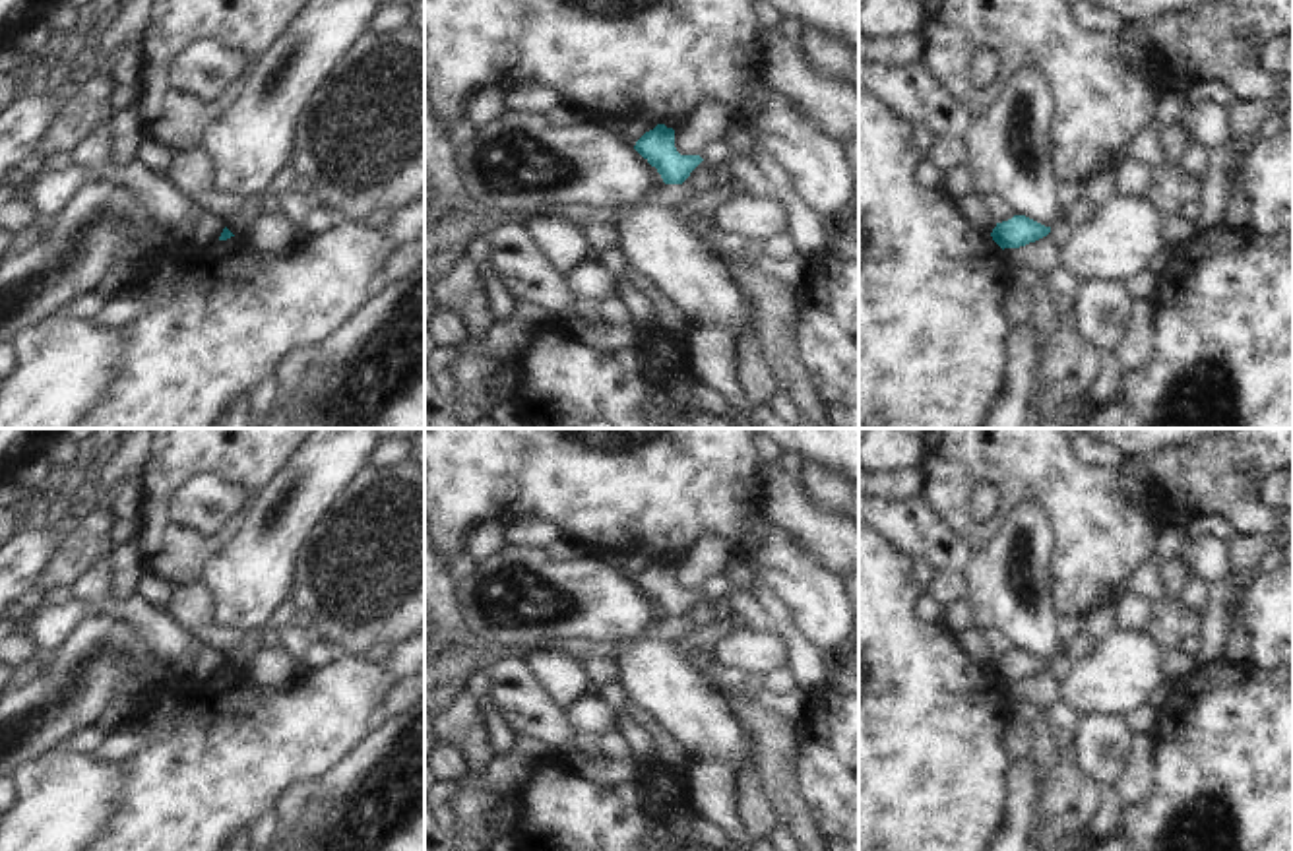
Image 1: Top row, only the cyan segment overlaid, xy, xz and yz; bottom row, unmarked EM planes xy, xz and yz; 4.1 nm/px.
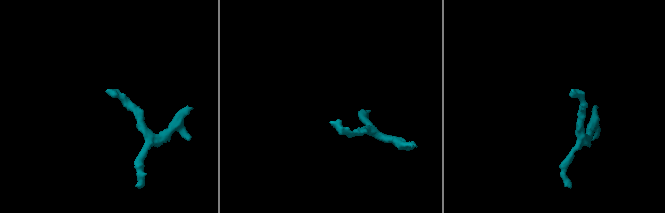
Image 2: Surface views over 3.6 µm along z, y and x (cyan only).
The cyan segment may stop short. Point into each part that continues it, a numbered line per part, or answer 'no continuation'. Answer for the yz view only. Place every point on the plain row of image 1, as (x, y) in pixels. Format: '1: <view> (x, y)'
no continuation

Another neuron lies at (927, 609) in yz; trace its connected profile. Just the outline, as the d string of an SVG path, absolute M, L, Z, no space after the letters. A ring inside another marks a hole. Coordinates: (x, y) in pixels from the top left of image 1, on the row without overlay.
M923 593L917 601L915 601L915 615L923 620L923 622L940 622L940 605L938 601L930 595L930 593Z

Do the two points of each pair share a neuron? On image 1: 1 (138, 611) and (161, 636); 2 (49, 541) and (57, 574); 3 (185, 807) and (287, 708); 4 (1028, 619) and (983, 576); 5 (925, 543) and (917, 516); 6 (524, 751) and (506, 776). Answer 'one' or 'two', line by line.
1: one
2: two
3: one
4: one
5: one
6: one

